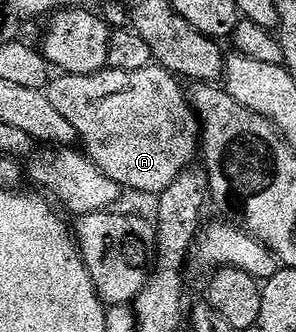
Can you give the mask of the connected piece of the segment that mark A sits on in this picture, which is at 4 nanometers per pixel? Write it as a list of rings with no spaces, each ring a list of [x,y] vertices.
[[[155,64],[146,68],[138,68],[138,72],[118,72],[117,70],[109,70],[107,68],[100,70],[97,74],[66,74],[61,73],[59,76],[53,77],[48,83],[46,93],[50,104],[54,104],[54,109],[59,115],[64,116],[70,122],[70,128],[74,128],[79,145],[82,147],[83,153],[88,155],[88,159],[98,167],[102,172],[106,172],[106,176],[110,176],[110,180],[114,180],[121,188],[128,186],[132,190],[141,190],[144,194],[152,194],[158,196],[166,188],[170,188],[170,184],[174,184],[174,180],[178,177],[186,167],[193,165],[195,156],[198,154],[198,143],[201,141],[202,135],[198,125],[198,119],[190,105],[189,99],[180,91],[181,83],[177,81],[168,71],[163,70],[161,66]]]

